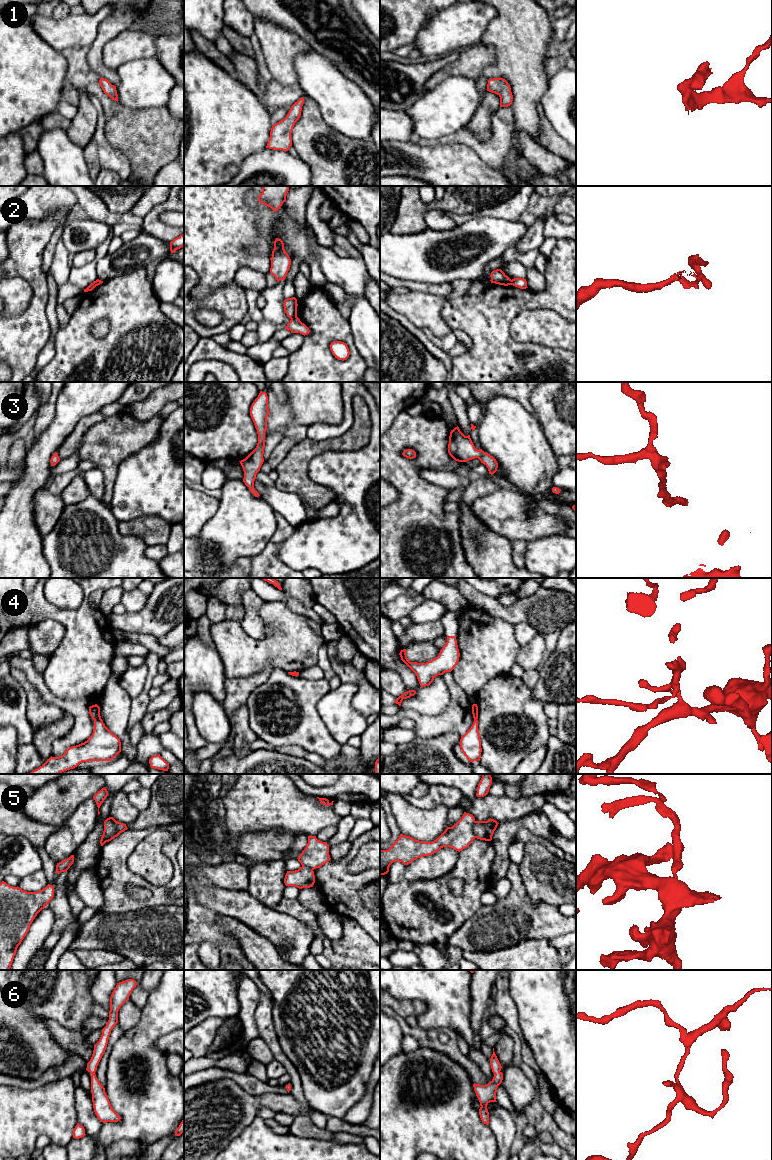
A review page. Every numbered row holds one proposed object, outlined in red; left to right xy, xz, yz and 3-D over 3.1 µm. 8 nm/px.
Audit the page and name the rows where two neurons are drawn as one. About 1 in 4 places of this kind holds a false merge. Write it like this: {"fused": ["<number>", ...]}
{"fused": ["2"]}

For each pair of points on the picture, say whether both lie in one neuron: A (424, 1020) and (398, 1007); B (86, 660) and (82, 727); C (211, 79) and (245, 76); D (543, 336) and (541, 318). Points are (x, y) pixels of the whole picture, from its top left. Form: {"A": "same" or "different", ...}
{"A": "different", "B": "different", "C": "different", "D": "same"}

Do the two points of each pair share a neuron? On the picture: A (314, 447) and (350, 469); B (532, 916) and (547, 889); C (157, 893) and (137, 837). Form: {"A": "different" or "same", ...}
{"A": "different", "B": "different", "C": "same"}

